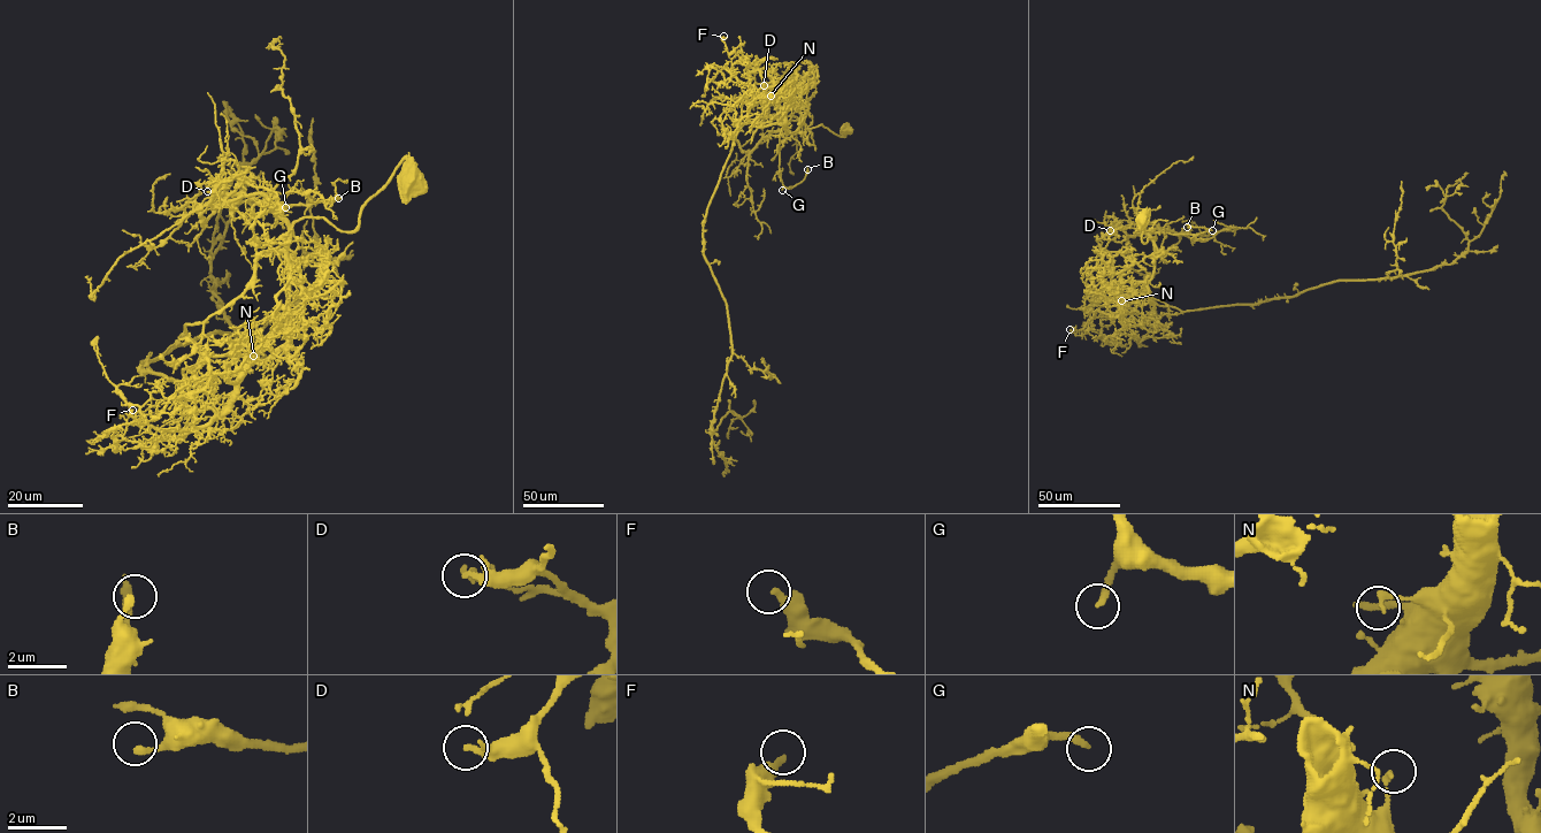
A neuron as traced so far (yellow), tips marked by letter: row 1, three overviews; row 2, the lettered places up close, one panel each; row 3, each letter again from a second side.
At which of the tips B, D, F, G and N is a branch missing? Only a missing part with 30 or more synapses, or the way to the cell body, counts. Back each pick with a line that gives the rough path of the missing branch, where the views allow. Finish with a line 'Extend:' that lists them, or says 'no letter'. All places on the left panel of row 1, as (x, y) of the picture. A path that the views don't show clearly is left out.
G: Course of what is missing: (285, 207), (273, 212), (268, 227)
Extend: G

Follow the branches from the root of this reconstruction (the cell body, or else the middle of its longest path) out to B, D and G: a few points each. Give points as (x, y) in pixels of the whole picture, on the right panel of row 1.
B: (1141, 220), (1149, 209), (1144, 243), (1149, 237), (1155, 239), (1151, 232), (1198, 234), (1209, 229), (1187, 227)
D: (1141, 220), (1149, 209), (1141, 241), (1154, 241), (1142, 229), (1136, 235), (1113, 226), (1110, 230)
G: (1141, 220), (1149, 209), (1141, 237), (1144, 243), (1149, 237), (1155, 239), (1151, 232), (1198, 234), (1212, 230)

